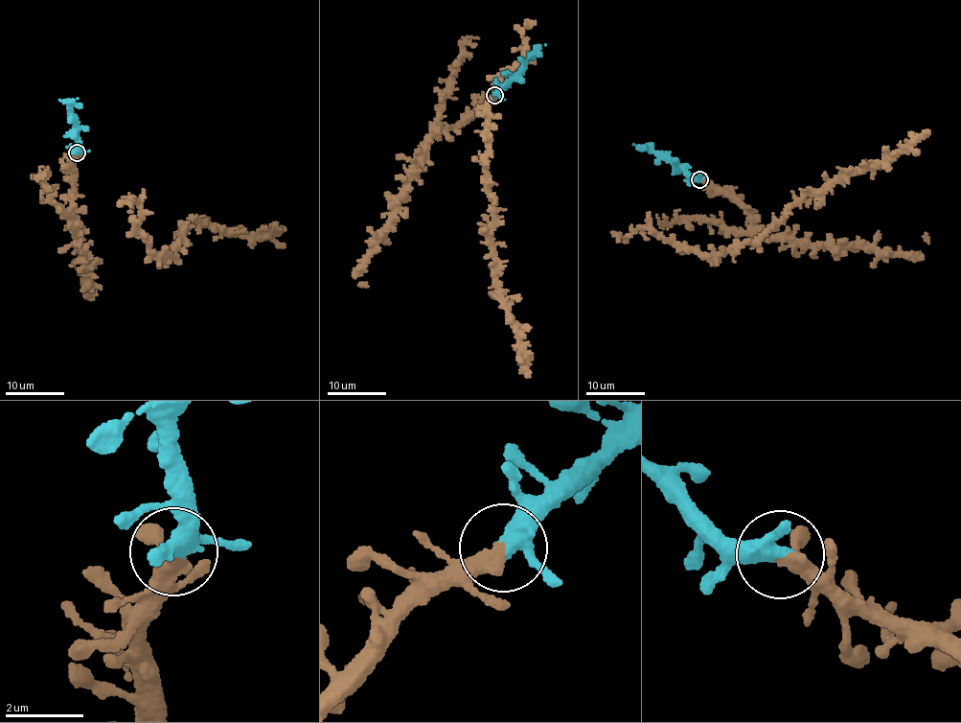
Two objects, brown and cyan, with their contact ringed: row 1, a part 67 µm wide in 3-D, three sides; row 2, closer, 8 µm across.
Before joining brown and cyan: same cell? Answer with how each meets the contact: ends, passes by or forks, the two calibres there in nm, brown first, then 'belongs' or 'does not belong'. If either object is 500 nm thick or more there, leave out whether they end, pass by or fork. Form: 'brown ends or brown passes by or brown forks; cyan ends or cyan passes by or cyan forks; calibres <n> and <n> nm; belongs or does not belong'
brown passes by; cyan passes by; calibres 320 and 380 nm; belongs

